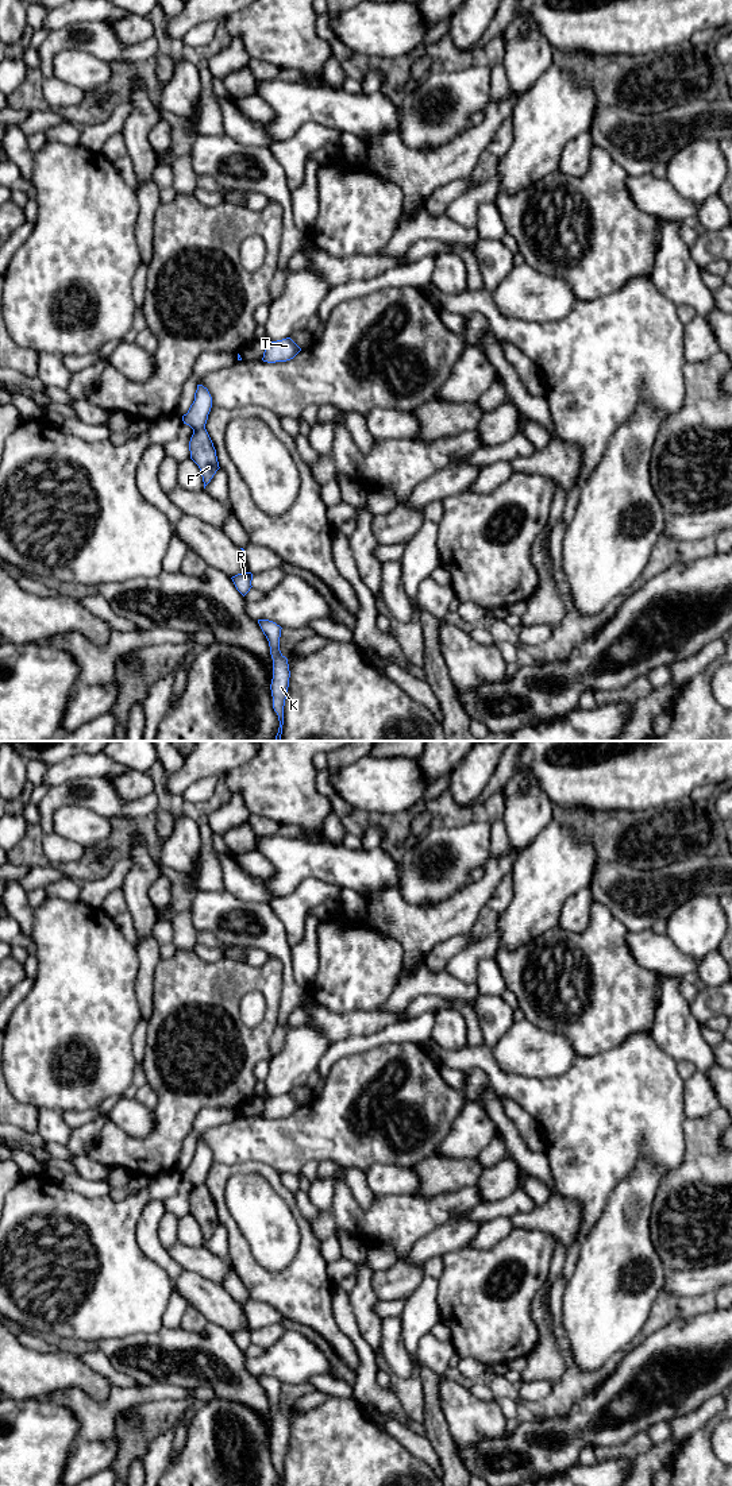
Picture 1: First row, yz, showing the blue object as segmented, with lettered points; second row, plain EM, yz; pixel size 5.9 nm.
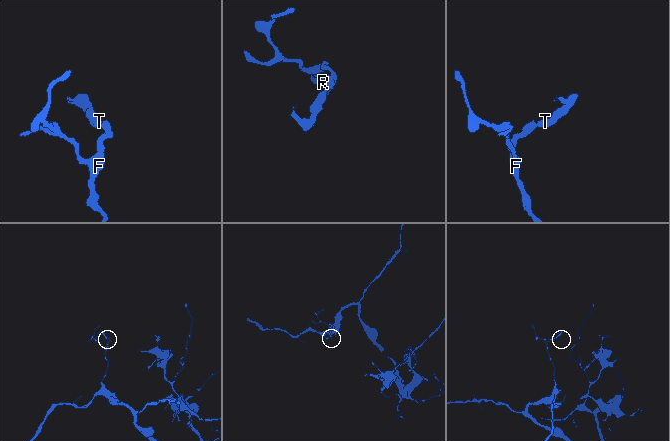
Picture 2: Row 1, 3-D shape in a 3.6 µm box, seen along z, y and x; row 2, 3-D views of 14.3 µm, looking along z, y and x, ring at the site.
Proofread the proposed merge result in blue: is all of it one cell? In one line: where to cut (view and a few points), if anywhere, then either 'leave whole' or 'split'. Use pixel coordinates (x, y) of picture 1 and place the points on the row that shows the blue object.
yz (204, 427), (193, 431) | split

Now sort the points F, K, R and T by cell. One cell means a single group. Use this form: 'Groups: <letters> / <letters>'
Groups: F K R / T

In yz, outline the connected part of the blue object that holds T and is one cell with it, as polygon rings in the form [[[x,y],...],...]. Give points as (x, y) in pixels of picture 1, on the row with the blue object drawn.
[[[282,339],[277,341],[270,341],[265,347],[263,362],[276,363],[276,362],[286,362],[293,359],[301,348],[290,339]]]

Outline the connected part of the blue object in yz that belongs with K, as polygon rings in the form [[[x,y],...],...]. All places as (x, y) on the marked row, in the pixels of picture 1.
[[[258,620],[258,624],[266,636],[270,646],[270,655],[273,659],[273,679],[270,684],[273,696],[273,709],[278,715],[280,727],[276,736],[276,741],[281,741],[282,725],[284,725],[284,706],[289,687],[289,664],[288,659],[280,651],[281,626],[269,620]]]

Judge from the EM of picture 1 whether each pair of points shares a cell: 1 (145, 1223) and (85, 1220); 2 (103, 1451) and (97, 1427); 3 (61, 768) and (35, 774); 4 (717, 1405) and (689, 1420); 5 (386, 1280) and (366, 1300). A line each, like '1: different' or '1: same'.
1: different
2: different
3: different
4: same
5: different

